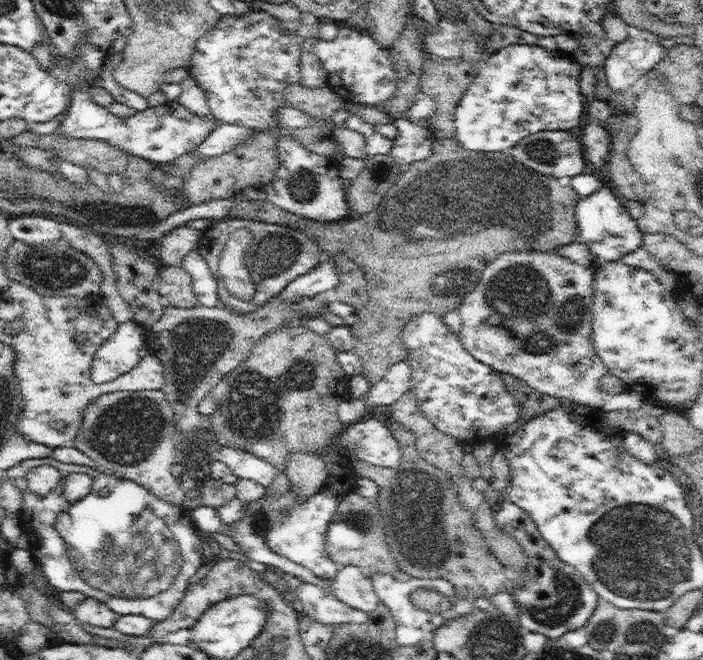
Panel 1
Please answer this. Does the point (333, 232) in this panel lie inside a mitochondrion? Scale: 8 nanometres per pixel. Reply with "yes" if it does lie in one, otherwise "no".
no

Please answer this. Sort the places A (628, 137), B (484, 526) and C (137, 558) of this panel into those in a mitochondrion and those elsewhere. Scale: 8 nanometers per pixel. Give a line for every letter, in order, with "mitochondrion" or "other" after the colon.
A: other
B: other
C: mitochondrion

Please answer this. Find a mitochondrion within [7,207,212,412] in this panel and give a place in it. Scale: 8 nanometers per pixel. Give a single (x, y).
(57, 272)

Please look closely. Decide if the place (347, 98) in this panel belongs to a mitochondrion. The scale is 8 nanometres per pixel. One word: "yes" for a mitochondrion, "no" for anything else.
no

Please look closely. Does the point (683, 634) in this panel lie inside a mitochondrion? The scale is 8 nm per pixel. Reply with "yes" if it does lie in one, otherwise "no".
no

